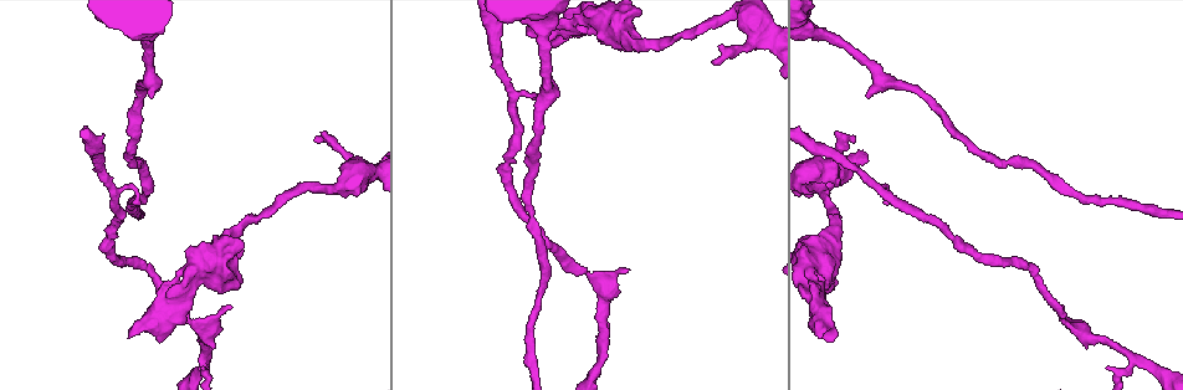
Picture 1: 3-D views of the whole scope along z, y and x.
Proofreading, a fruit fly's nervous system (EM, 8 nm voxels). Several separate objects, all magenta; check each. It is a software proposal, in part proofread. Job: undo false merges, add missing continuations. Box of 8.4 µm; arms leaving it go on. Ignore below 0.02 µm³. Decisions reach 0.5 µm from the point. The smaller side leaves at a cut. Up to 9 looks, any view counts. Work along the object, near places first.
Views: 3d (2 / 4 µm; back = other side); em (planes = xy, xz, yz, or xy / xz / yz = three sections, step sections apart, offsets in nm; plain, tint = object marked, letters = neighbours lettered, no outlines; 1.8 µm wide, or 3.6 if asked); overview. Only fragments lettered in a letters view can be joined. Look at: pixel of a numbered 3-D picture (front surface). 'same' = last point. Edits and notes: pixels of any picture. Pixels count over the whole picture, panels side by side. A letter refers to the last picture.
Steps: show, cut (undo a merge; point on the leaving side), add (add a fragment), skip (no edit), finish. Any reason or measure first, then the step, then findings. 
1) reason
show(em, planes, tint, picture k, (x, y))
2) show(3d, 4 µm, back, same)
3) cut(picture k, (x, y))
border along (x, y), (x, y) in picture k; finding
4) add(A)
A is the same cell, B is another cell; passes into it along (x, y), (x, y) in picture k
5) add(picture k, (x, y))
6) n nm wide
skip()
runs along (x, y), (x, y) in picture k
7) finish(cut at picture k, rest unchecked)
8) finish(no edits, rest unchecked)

branch stops here
show(em, xy, step 4, plain, picture 1, (230, 308))

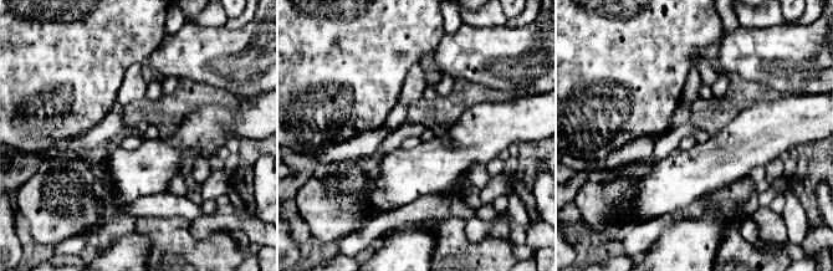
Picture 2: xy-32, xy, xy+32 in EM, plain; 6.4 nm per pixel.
what lies round it
show(em, xy, step 4, letters, same)

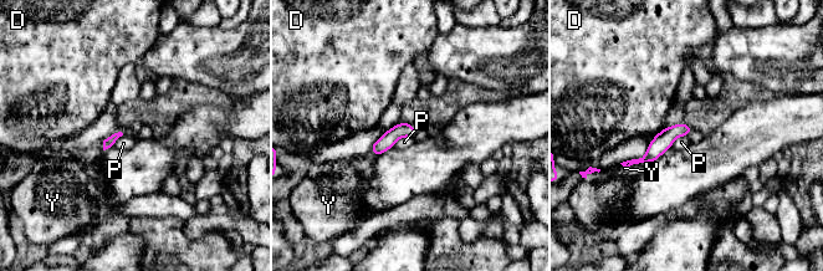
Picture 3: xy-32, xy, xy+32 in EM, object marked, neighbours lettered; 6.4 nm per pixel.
skip()
D, P and Y are other cells; border along (412, 137), (400, 137), (393, 146) in picture 3; no lettered fragment goes on from it

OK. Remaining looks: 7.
a fork
show(em, 3.6 µm, yz, step 16, tint, picture 1, (604, 346))

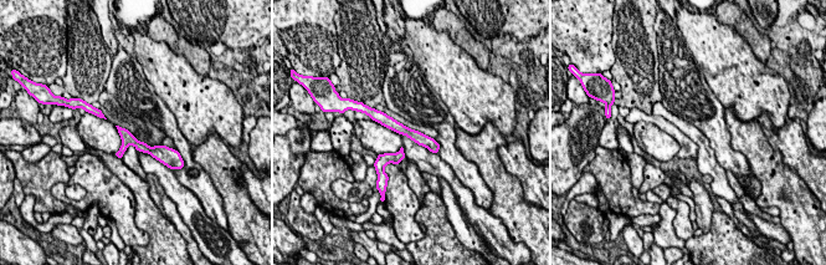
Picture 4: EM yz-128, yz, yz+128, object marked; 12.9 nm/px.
show(em, 3.6 µm, planes, letters, same)

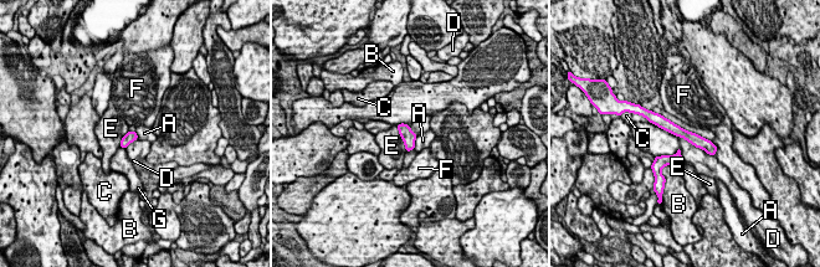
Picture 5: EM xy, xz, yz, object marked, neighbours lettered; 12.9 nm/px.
skip()
A, B, C, D, E, F and G are other cells; border along (677, 135), (713, 157) in picture 5; continuous, no second neuron

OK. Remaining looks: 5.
free end
show(em, yz, step 8, letters, picture 1, (533, 99))

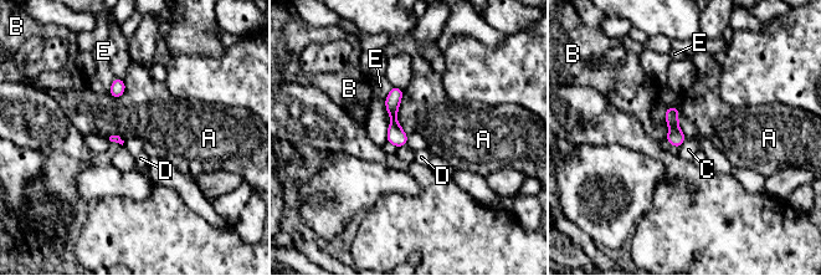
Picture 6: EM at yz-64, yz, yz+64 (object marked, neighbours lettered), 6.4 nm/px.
skip()
A, B, C, D and E are other cells; runs along (394, 90), (394, 128), (400, 143) in picture 6; no lettered fragment goes on from it

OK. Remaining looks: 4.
an open end
show(em, xy, step 8, tint, picture 1, (316, 140))

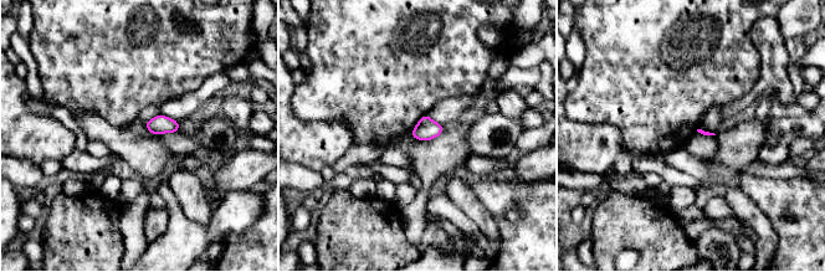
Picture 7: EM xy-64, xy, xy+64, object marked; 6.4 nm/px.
show(em, planes, letters, same)

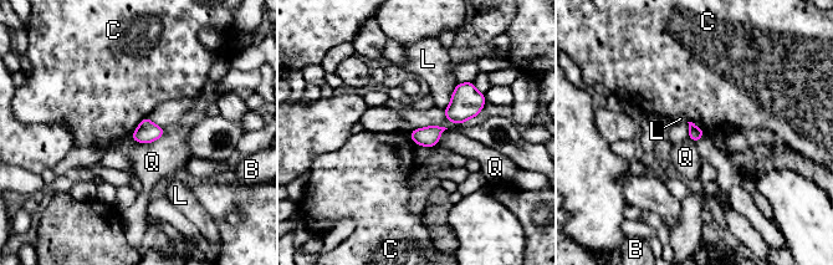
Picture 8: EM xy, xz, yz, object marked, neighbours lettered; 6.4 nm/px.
Q touches over 240 nm
skip()
B, C, L and Q are other cells; none of them fits

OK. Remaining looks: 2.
finish(no edits, rest unchecked)

